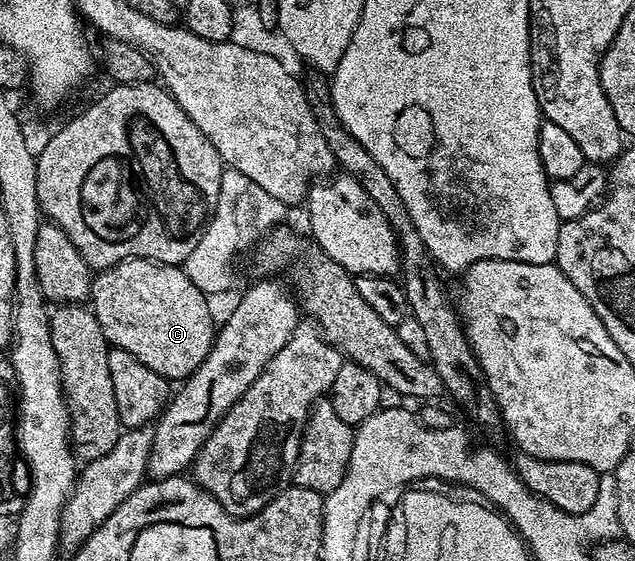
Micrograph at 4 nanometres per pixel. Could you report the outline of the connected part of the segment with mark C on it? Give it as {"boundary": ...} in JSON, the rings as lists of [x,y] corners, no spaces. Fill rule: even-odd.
{"boundary":[[[128,258],[107,270],[100,271],[93,279],[91,309],[103,328],[103,336],[110,347],[131,352],[135,360],[147,364],[166,380],[184,380],[203,364],[207,352],[213,346],[215,322],[209,311],[210,299],[195,286],[181,266],[166,266],[149,262],[146,258]]]}

